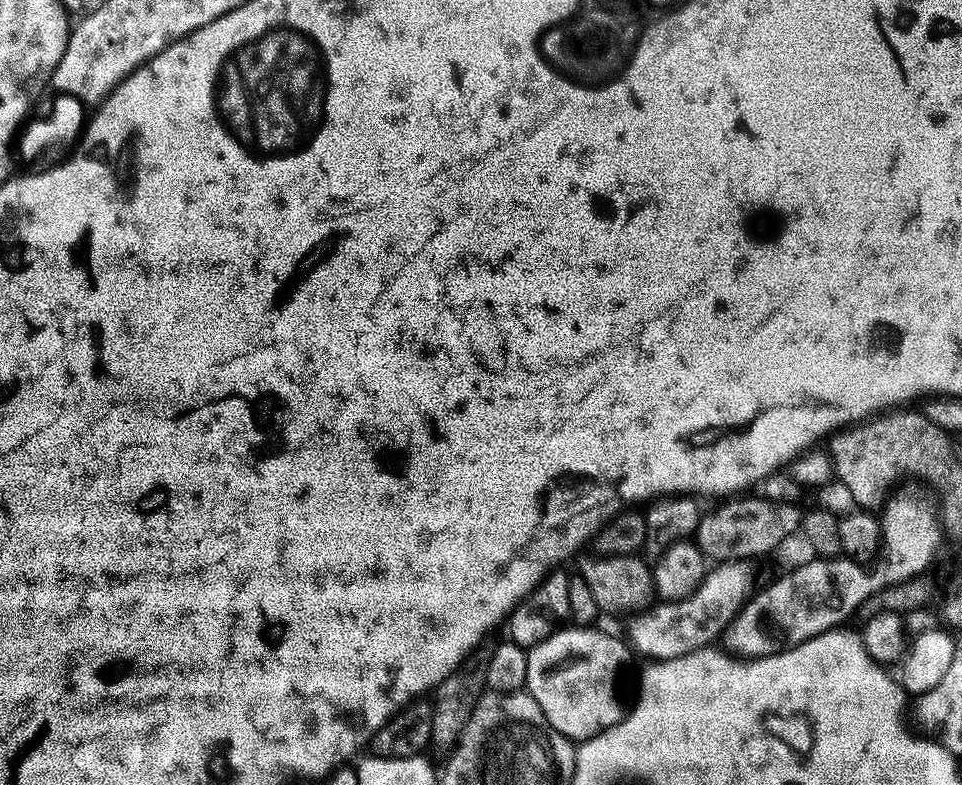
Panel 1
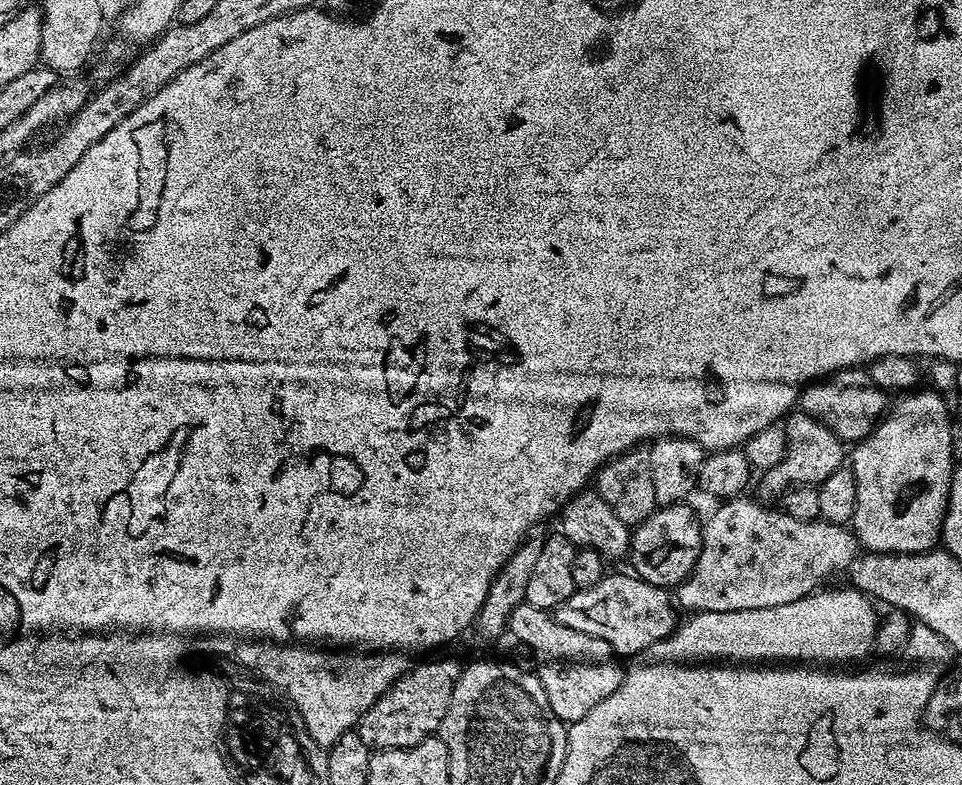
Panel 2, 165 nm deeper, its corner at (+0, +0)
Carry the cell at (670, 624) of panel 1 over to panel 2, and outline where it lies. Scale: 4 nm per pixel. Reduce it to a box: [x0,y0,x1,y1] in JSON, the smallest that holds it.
[554,574,678,658]

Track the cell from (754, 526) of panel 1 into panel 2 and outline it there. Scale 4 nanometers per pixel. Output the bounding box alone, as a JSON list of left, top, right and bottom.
[759,410,846,502]

